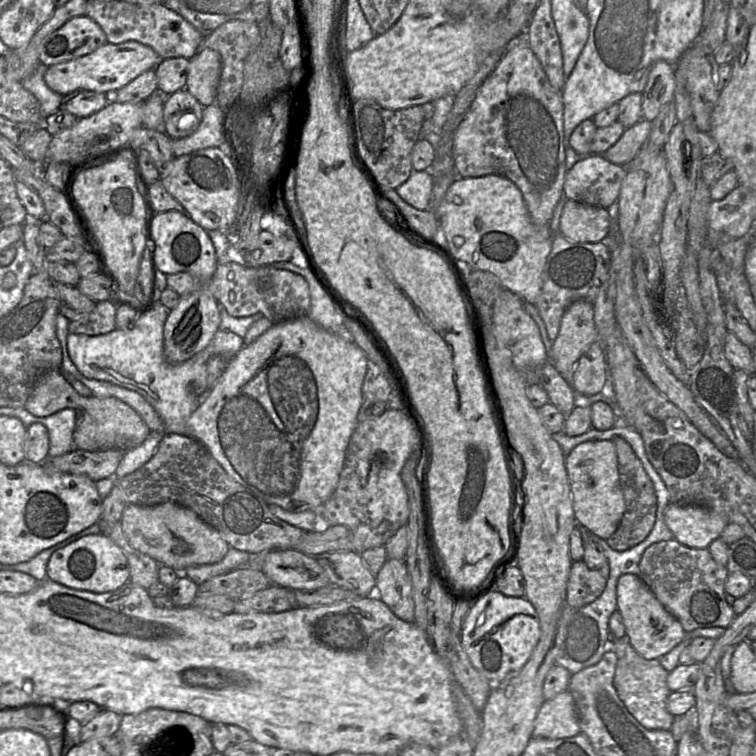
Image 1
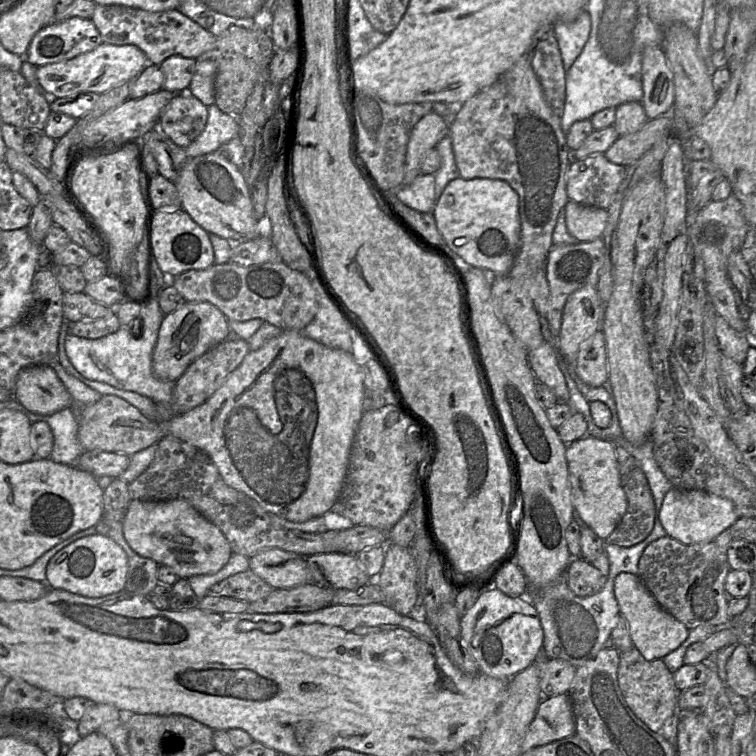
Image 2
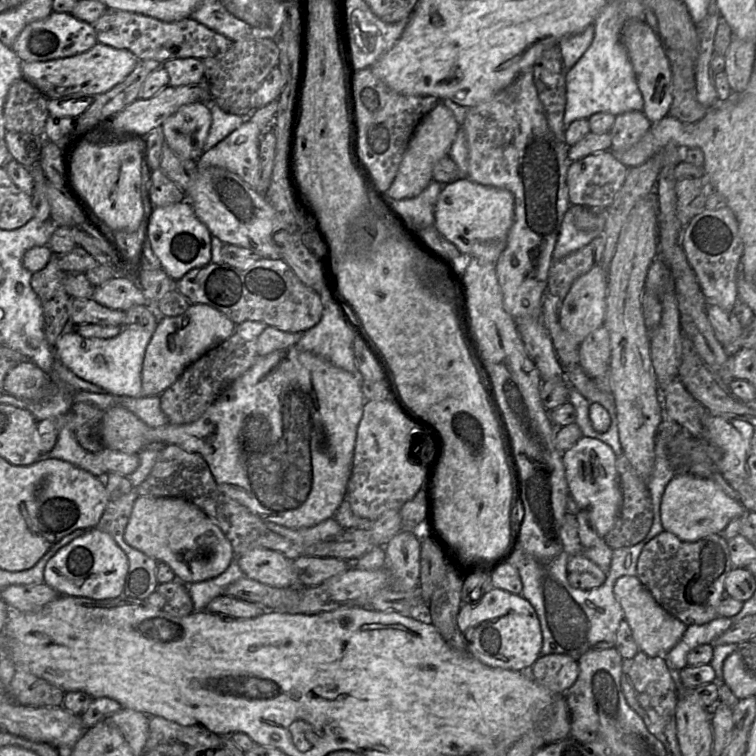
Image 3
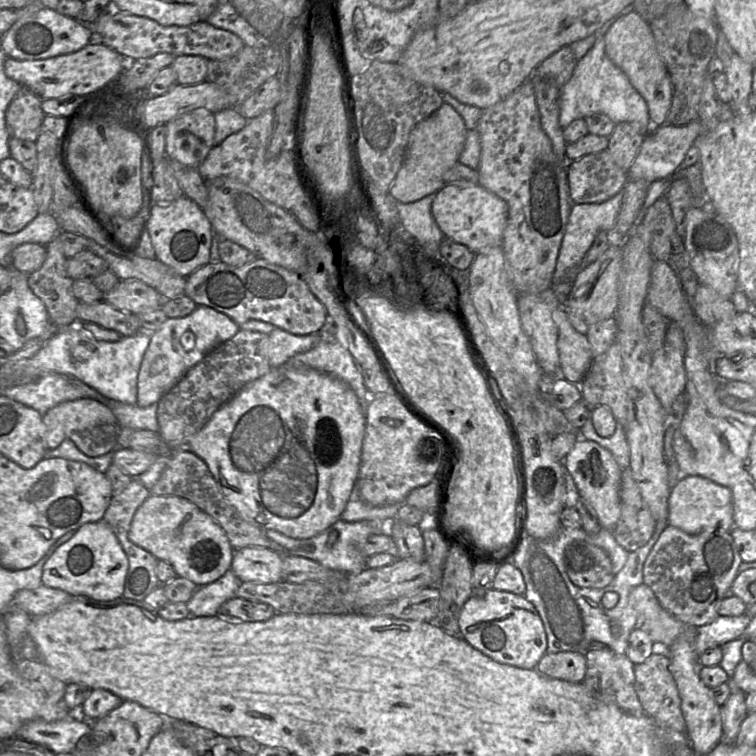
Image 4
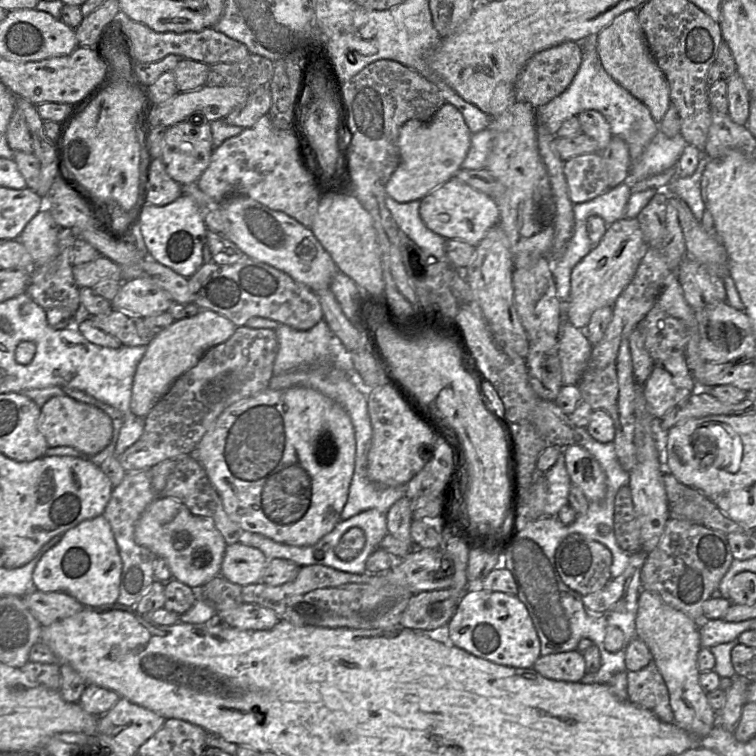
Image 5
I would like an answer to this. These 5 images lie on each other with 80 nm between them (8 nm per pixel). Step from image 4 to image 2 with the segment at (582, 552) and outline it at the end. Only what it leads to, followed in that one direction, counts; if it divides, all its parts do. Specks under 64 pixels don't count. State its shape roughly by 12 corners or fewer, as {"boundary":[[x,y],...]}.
{"boundary":[[574,558],[566,581],[575,595],[598,593],[607,577]]}

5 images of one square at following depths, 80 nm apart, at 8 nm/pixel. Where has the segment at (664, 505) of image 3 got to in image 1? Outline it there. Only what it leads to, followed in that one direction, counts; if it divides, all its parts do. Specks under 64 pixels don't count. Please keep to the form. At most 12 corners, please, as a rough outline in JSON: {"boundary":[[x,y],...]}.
{"boundary":[[673,503],[664,519],[676,541],[708,548],[729,523],[706,507]]}

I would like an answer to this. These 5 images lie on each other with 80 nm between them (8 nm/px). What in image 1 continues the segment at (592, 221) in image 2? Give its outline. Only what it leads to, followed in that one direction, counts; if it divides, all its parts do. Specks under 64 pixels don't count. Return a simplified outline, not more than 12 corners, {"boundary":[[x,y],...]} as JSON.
{"boundary":[[568,199],[560,233],[576,243],[606,240],[606,208]]}

